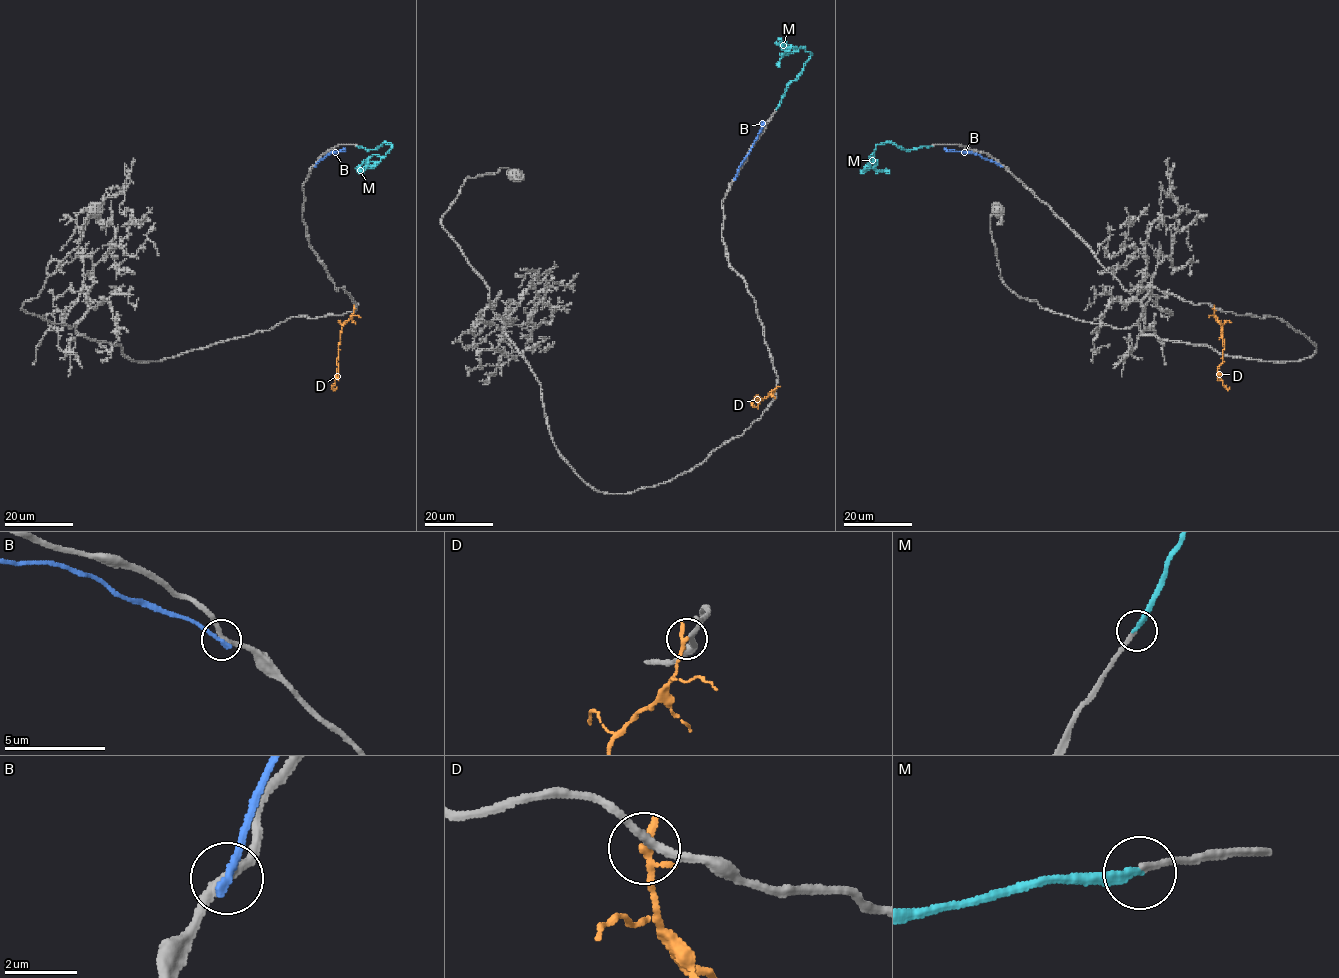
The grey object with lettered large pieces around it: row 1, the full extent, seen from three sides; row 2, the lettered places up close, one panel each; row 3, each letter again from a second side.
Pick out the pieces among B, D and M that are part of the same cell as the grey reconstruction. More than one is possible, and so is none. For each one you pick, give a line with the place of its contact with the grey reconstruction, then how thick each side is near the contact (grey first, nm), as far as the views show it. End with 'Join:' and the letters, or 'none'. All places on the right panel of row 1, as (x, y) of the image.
M: meets grey at (931, 146); 180 nm thick on the grey side, 240 nm on the other
Join: M

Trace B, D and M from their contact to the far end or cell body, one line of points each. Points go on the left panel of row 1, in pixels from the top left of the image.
B: (315, 165), (331, 152), (344, 148)
D: (355, 308), (342, 326), (338, 371), (332, 385), (333, 389), (337, 387)
M: (357, 146), (375, 149), (384, 142), (392, 146), (381, 160), (368, 162), (370, 168), (359, 173)

